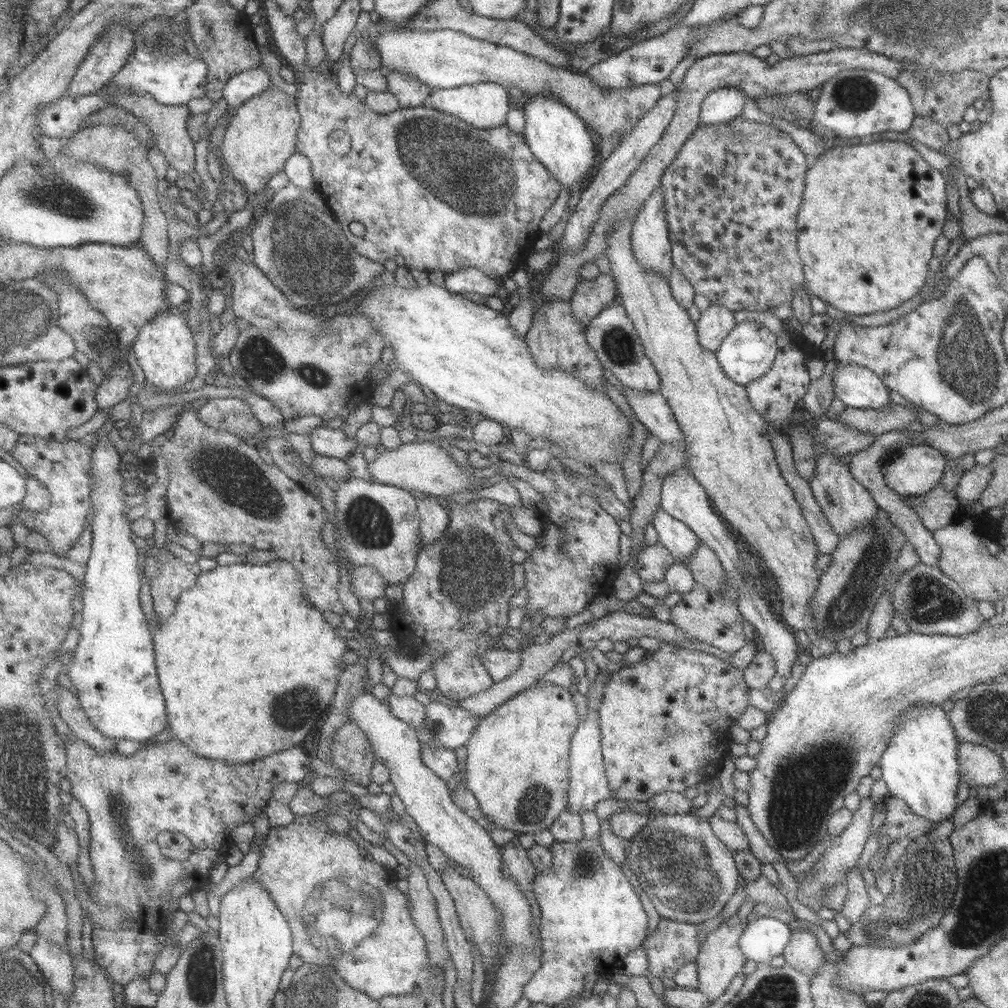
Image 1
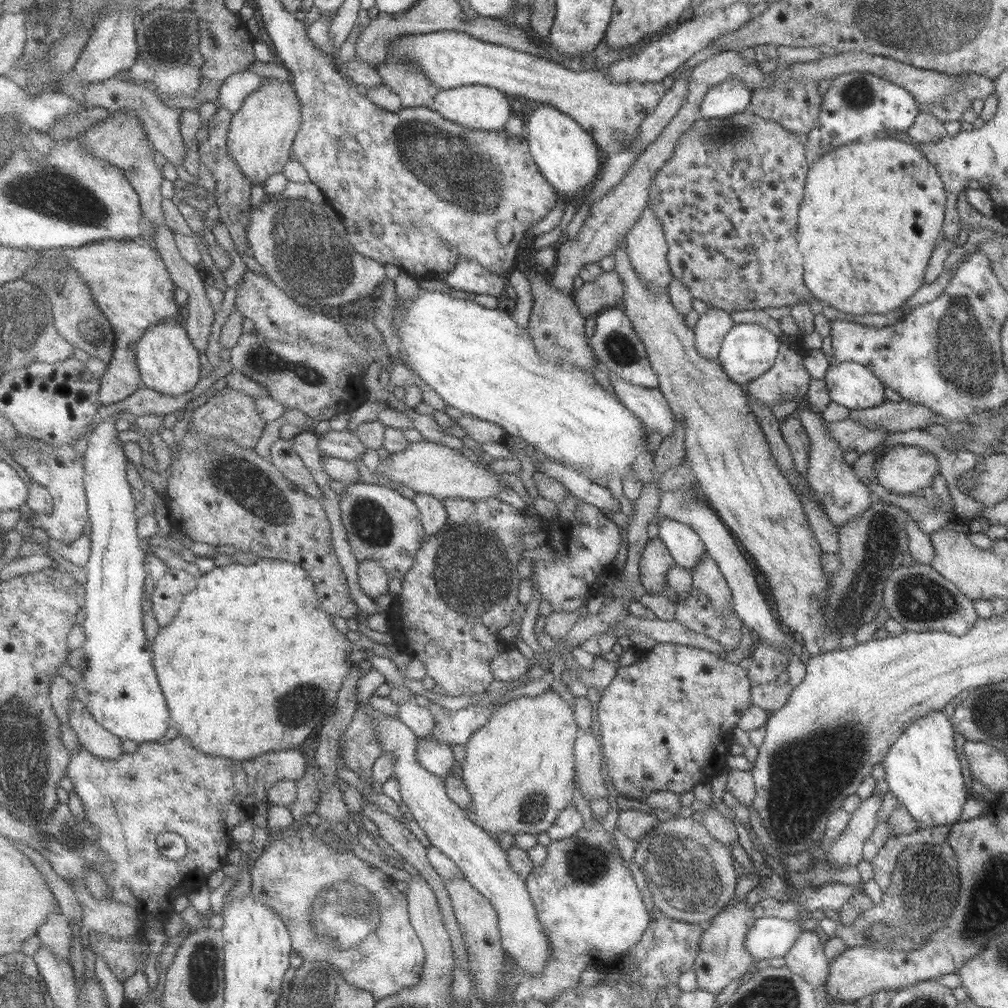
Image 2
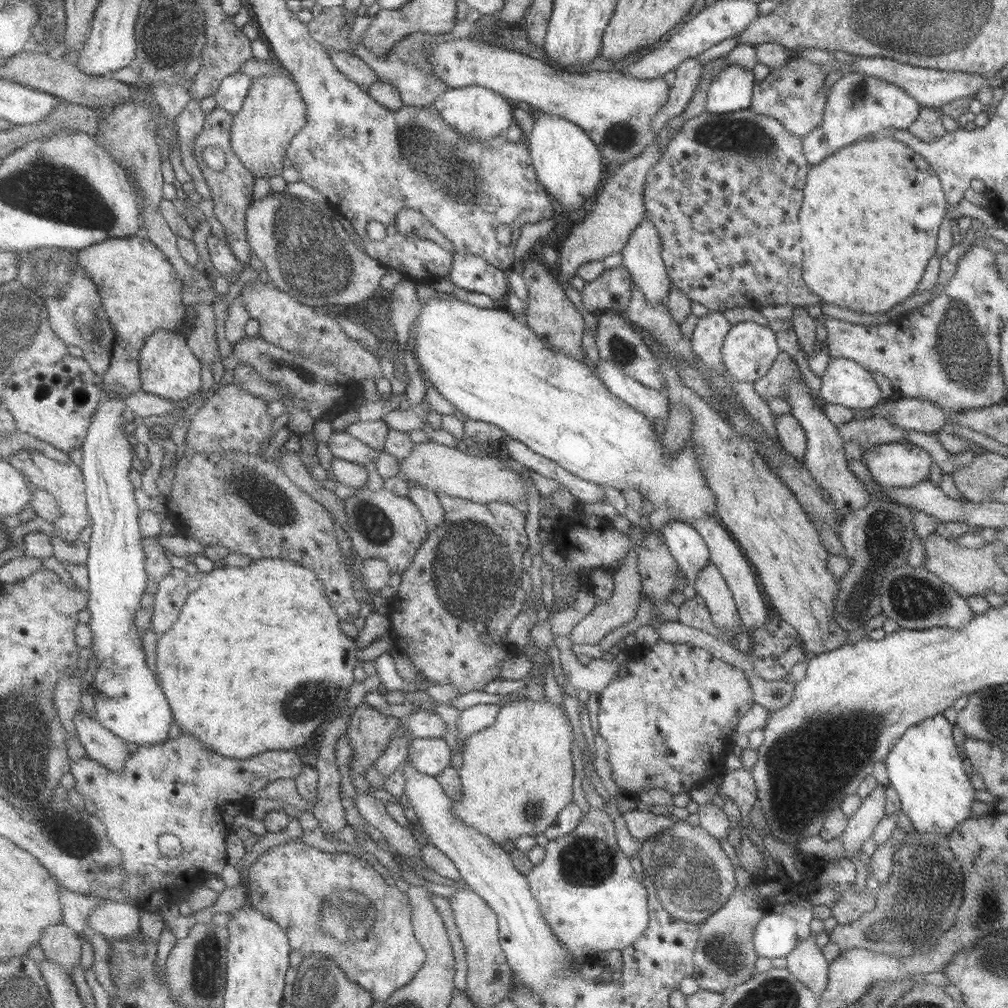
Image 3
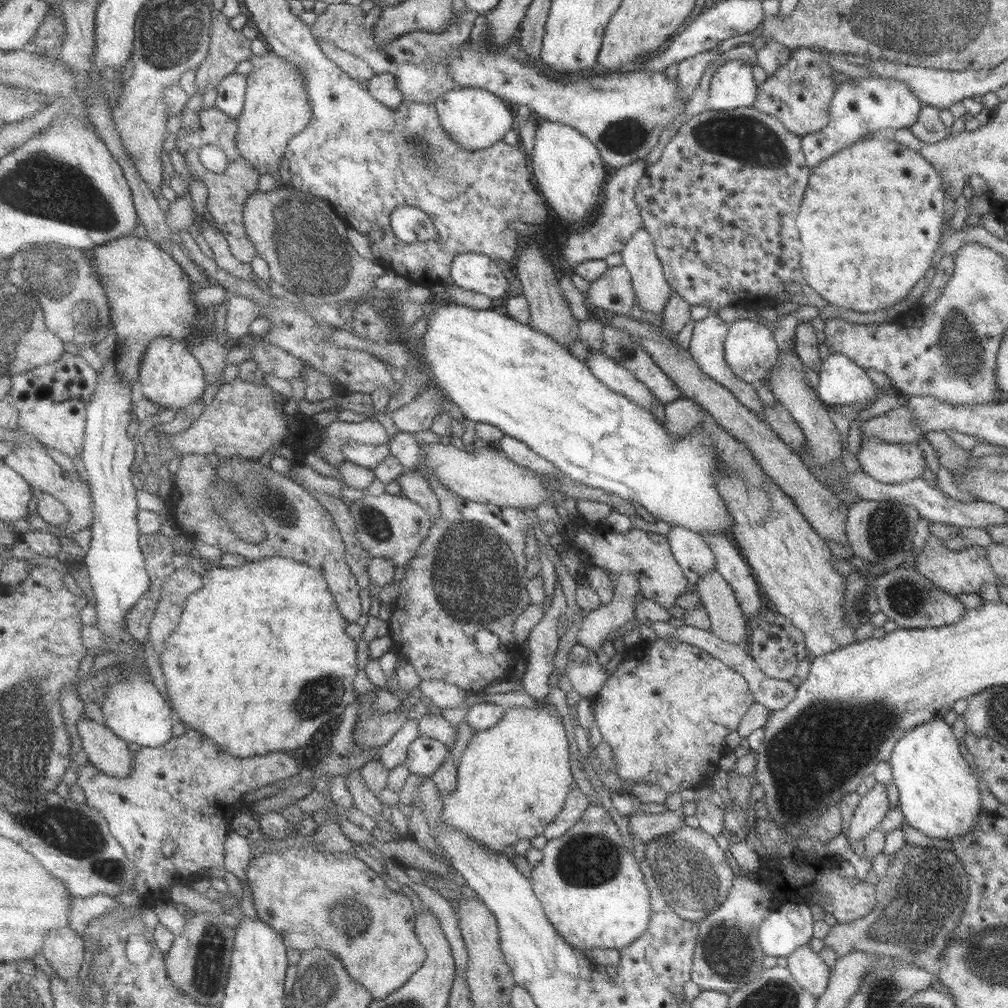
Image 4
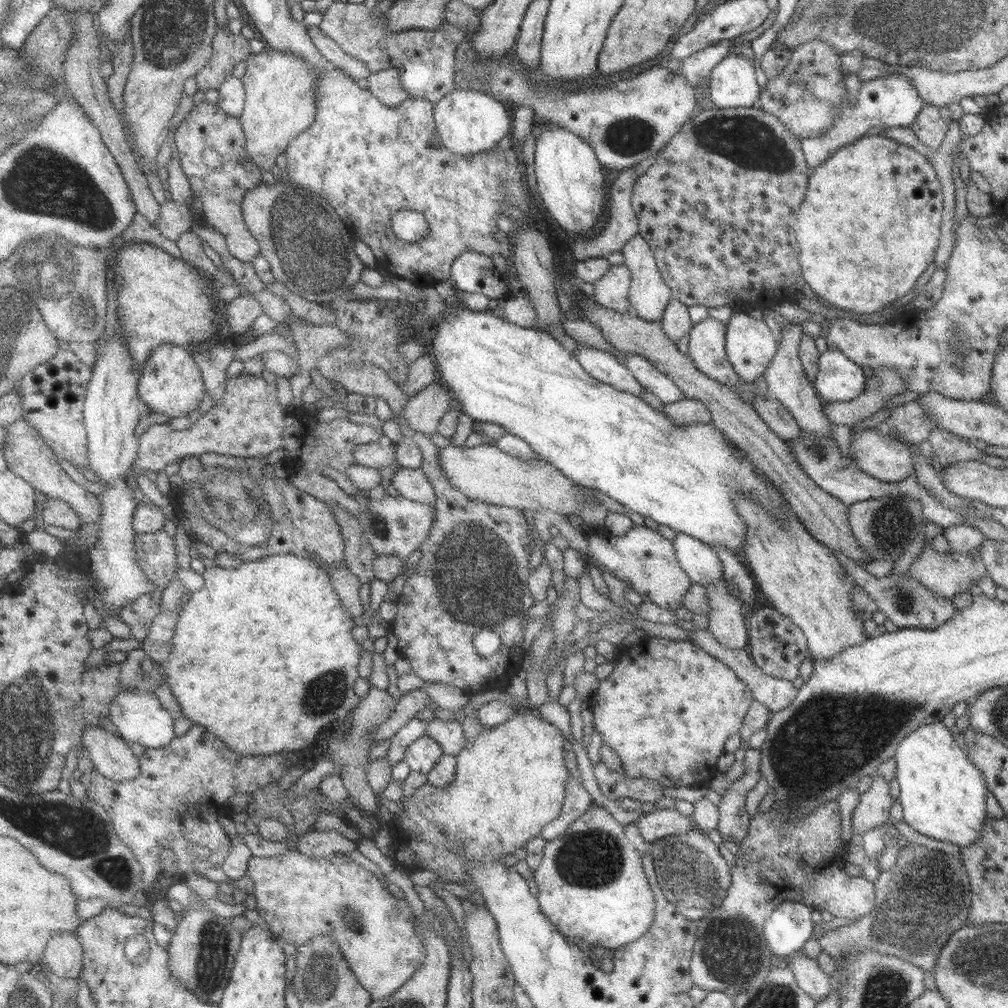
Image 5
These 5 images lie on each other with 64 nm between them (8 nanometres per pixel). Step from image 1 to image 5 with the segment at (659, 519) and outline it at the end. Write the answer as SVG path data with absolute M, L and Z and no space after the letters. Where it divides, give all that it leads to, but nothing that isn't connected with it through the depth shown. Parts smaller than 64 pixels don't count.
M676 533L672 542L680 566L691 578L692 583L706 586L723 579L723 562L708 543L684 533Z

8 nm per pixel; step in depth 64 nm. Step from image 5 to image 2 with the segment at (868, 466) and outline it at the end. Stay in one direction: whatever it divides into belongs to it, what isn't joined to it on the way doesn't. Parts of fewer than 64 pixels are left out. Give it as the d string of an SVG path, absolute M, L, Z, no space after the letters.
M897 444L880 450L874 462L878 484L902 495L914 495L933 486L940 463L930 451L914 445Z

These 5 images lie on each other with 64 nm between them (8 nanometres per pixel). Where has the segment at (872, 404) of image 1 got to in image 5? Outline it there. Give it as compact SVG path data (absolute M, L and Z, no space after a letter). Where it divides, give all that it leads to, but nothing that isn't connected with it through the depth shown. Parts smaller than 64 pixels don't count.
M826 350L817 360L819 371L813 386L824 402L855 399L864 388L862 367L843 352Z

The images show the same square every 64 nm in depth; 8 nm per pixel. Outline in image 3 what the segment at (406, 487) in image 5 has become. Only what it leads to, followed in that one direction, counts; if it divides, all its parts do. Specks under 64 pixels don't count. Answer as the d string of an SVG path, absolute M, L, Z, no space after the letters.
M406 482L410 484L411 489L409 498L420 505L431 532L436 532L446 522L447 516L446 509L441 502L439 494L428 490L428 488L424 488L422 484Z

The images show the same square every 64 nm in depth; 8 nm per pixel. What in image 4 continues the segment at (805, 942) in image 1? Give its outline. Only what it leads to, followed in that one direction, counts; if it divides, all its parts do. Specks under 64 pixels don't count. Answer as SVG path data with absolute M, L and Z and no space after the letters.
M806 944L792 952L787 959L788 971L795 977L796 982L818 999L827 990L830 975L820 954L812 951L810 944Z

